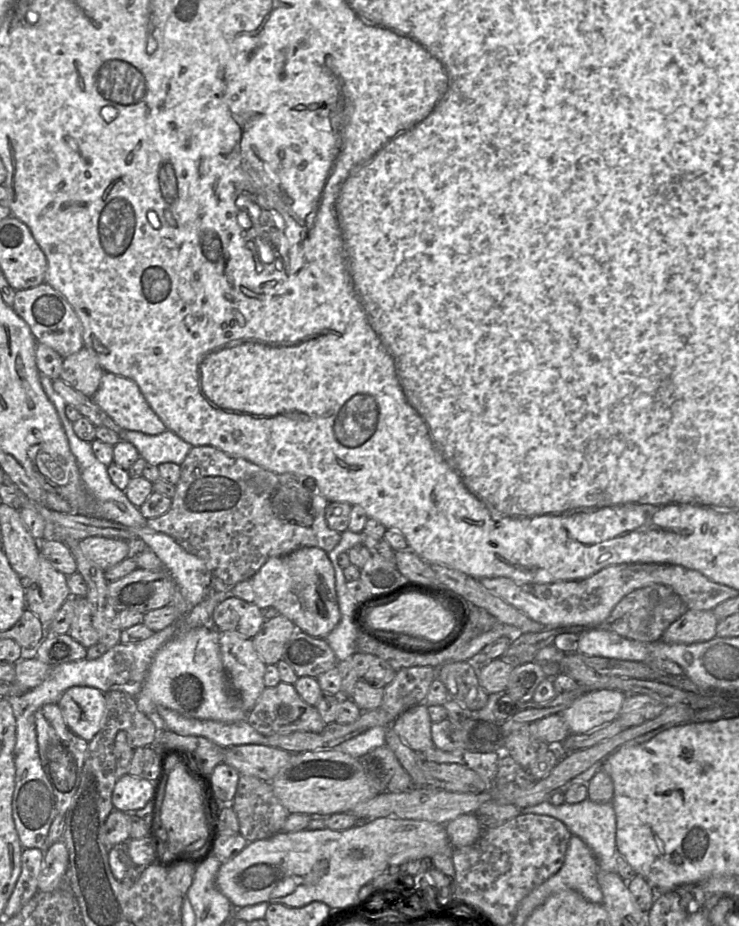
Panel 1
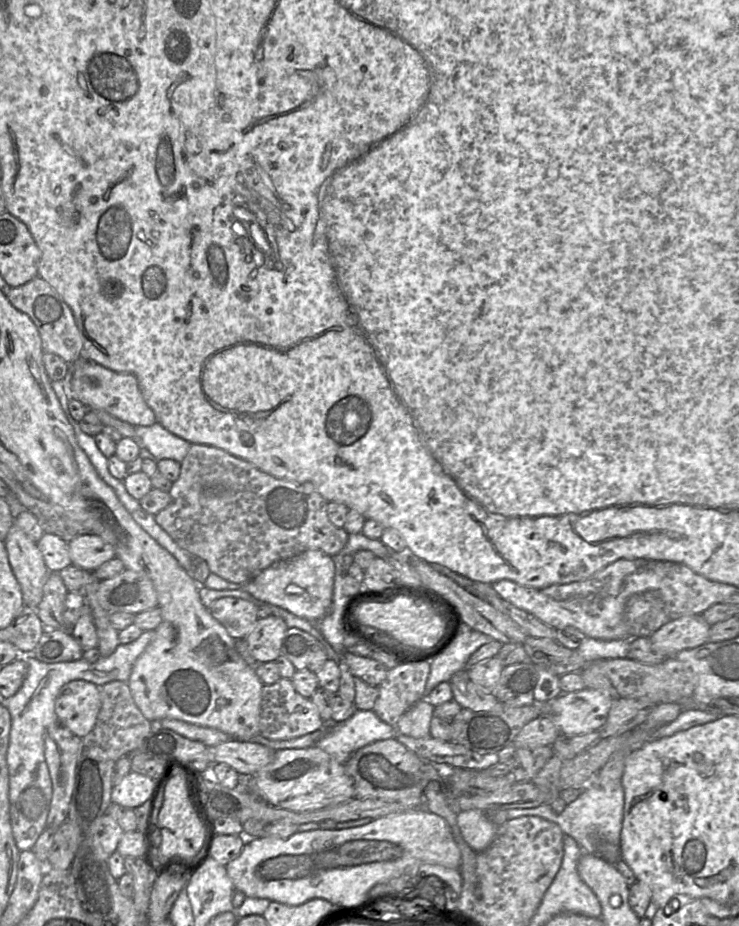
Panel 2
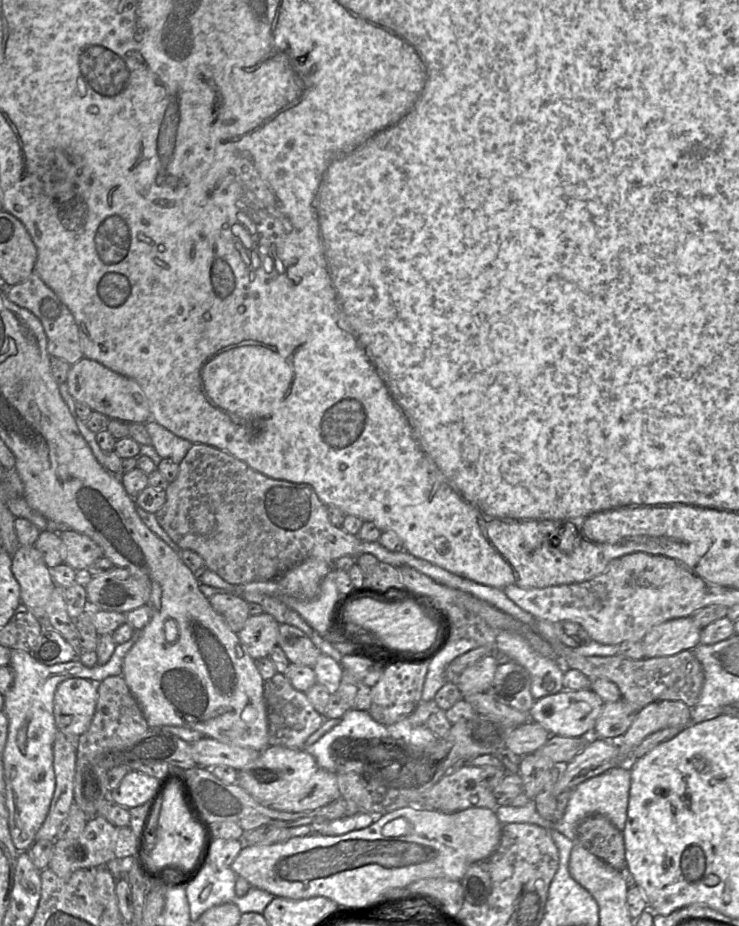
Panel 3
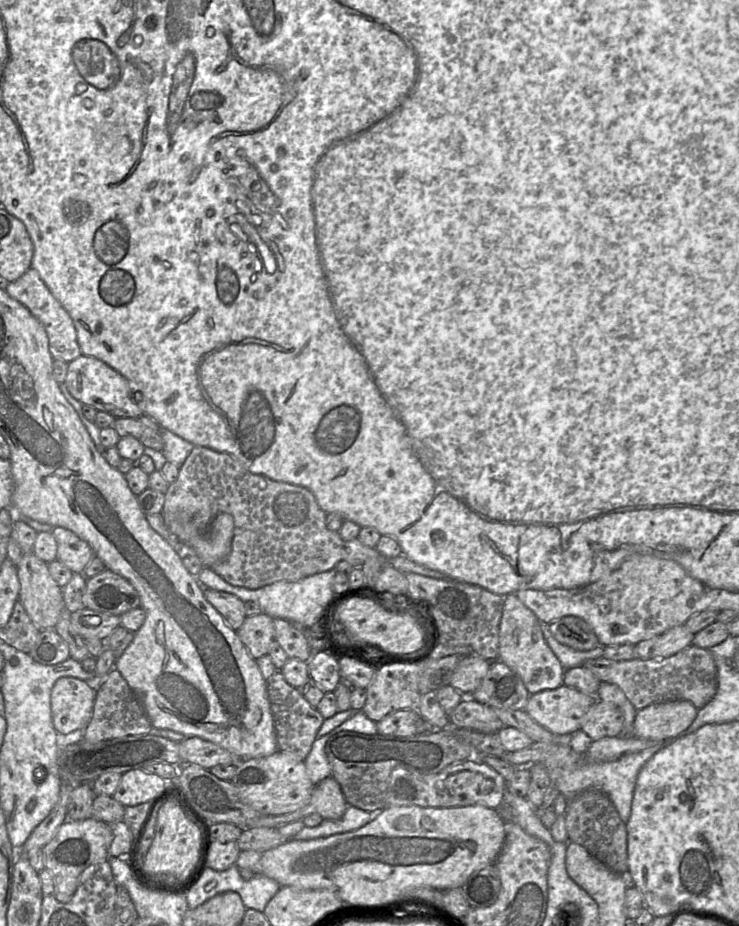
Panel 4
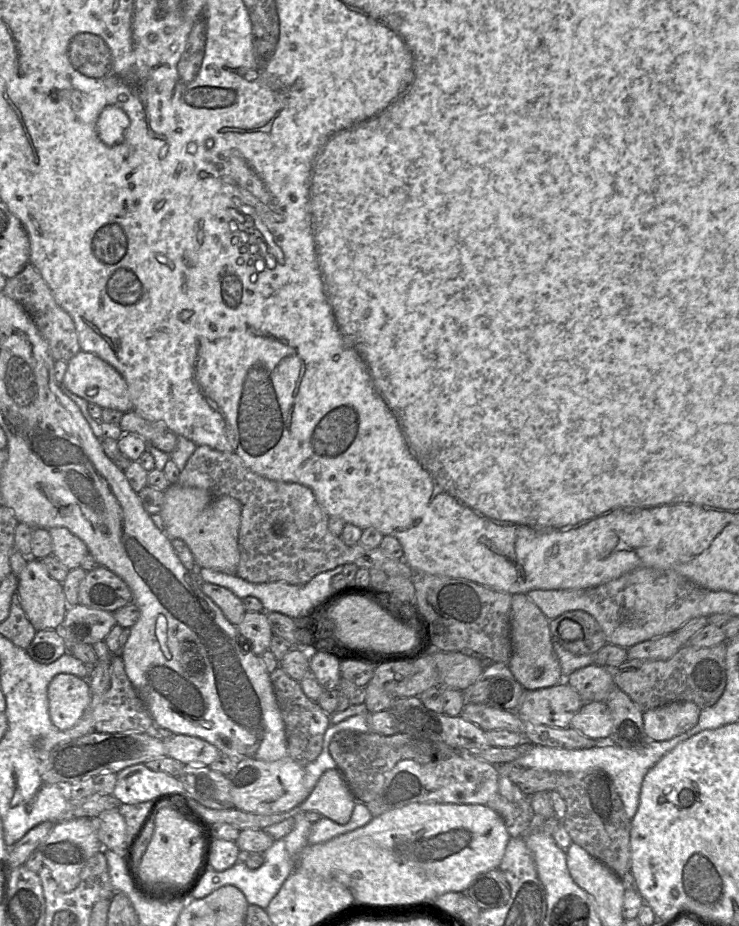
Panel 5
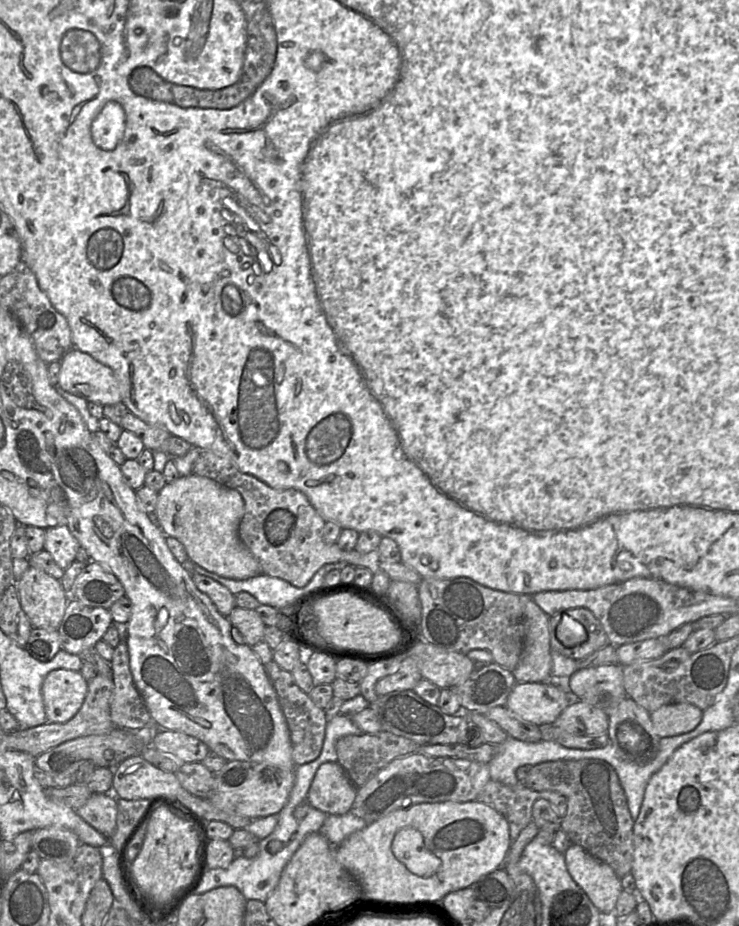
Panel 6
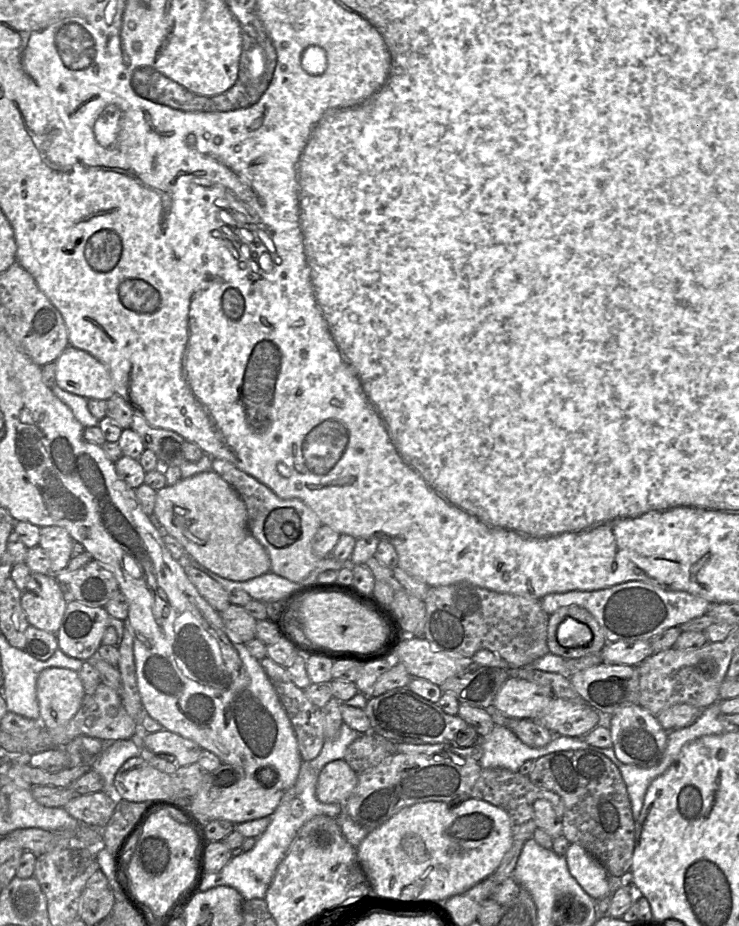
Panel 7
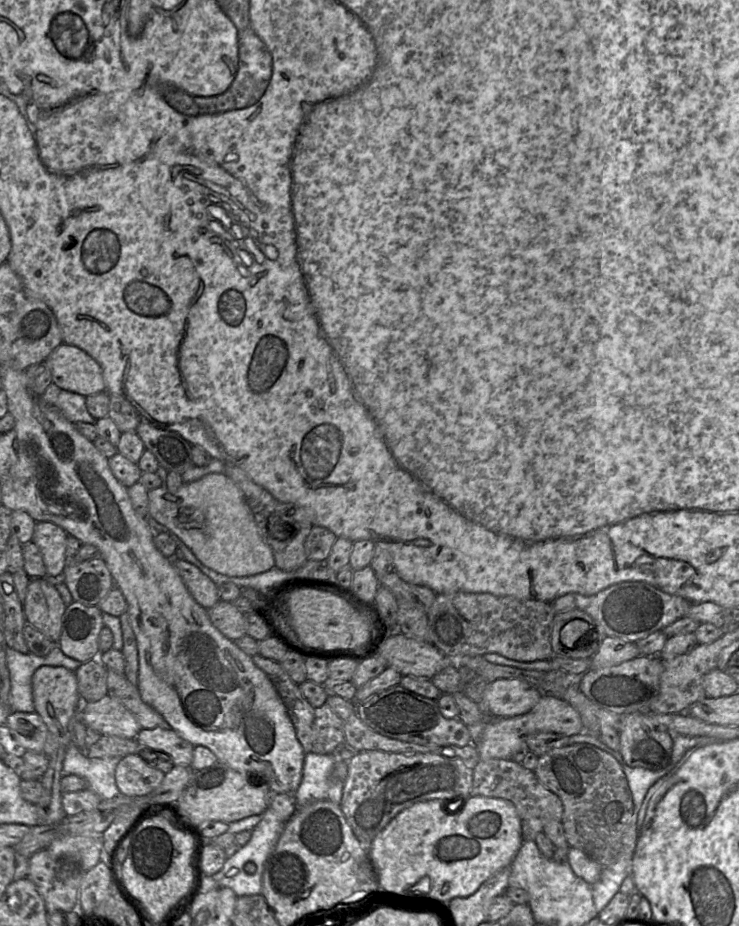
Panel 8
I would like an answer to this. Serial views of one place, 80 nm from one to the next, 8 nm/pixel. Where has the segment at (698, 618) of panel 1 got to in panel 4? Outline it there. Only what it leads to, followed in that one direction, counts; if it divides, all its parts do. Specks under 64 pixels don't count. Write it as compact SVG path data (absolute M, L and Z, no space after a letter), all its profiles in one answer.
M680 625L668 631L643 640L634 646L635 658L663 659L670 657L693 644L692 634L685 625Z

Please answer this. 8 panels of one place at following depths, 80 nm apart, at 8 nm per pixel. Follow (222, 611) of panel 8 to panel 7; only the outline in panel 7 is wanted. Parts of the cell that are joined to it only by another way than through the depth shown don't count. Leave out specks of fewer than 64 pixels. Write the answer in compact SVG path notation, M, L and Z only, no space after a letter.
M230 604L223 612L218 613L233 642L245 644L256 638L256 619L248 614L243 606Z

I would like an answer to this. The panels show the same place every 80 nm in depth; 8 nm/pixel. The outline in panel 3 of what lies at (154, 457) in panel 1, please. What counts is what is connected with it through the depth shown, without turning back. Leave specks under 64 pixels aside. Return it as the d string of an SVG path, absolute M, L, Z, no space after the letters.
M148 421L145 429L148 432L152 446L162 459L171 459L179 465L186 456L192 443L186 439L176 436L155 421Z

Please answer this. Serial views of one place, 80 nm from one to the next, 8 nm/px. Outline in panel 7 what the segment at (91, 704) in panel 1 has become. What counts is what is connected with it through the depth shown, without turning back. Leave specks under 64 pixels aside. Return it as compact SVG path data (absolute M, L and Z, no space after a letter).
M51 667L42 670L36 682L40 723L47 729L65 726L79 710L85 696L78 672L68 668Z

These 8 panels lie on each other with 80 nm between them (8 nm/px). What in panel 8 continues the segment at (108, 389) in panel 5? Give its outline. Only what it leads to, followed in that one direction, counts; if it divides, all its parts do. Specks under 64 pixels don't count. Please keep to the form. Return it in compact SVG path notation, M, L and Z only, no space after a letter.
M62 342L46 358L58 387L88 396L106 391L100 364L83 349Z

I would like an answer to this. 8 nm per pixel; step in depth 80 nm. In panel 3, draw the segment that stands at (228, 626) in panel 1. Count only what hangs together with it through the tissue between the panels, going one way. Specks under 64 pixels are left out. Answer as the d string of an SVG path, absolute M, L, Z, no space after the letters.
M217 593L208 601L213 609L225 619L231 630L238 634L250 616L248 602L231 593Z

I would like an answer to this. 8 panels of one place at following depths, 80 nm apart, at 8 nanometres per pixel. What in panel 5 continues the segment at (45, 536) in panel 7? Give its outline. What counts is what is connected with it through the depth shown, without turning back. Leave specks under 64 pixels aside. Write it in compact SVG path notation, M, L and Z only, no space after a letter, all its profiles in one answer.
M65 527L50 528L52 552L69 571L80 567L89 553L86 544Z

